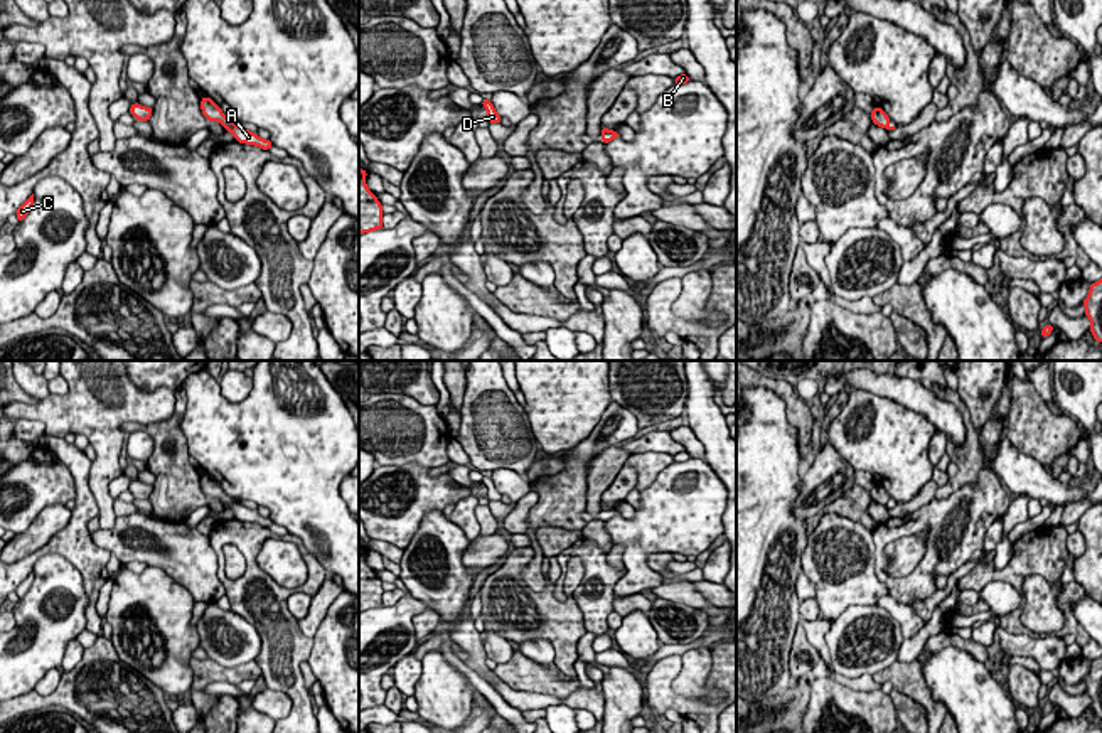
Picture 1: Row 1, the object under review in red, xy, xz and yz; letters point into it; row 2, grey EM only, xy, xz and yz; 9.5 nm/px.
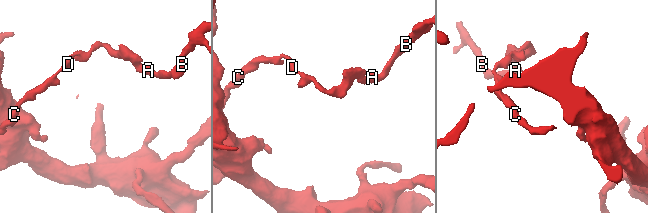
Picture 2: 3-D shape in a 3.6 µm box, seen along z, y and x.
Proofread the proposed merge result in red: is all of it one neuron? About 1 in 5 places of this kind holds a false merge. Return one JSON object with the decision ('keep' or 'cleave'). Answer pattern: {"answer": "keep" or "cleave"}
{"answer": "cleave"}

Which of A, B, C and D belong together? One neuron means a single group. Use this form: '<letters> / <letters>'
A B / C D

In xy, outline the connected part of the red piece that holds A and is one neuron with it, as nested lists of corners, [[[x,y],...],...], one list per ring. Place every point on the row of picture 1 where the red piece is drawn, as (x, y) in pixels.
[[[239,125],[224,126],[224,130],[231,131],[239,143],[256,145],[263,150],[270,150],[273,147],[270,140],[263,140],[258,133],[248,131]]]

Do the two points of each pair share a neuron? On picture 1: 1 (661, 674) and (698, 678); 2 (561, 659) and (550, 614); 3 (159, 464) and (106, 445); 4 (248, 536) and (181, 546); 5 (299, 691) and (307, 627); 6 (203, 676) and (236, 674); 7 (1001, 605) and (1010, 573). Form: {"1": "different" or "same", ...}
{"1": "different", "2": "same", "3": "different", "4": "different", "5": "different", "6": "same", "7": "different"}

